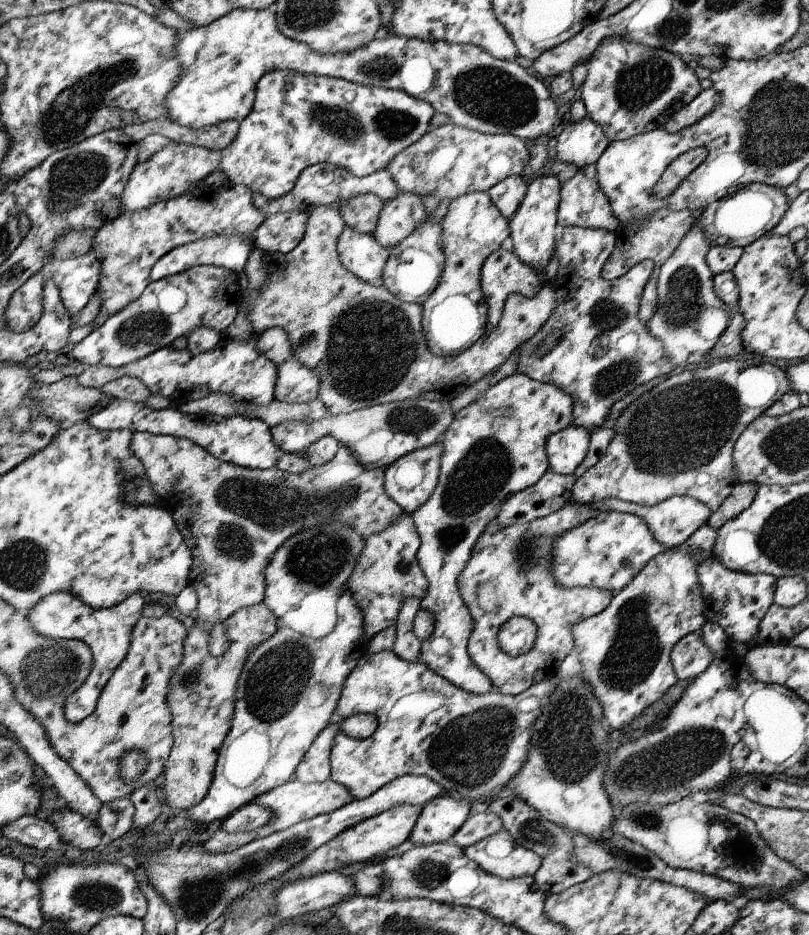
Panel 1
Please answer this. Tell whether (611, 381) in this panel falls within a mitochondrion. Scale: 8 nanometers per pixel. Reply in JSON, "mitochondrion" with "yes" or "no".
{"mitochondrion":"yes"}

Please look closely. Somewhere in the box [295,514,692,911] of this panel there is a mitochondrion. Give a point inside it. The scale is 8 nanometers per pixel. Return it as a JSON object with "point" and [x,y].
{"point":[471,749]}

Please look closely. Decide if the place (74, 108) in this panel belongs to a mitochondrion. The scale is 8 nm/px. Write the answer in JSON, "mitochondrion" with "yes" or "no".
{"mitochondrion":"yes"}

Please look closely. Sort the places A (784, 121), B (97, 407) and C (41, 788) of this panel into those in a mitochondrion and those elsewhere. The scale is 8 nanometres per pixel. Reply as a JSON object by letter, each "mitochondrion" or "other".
{"A":"mitochondrion","B":"other","C":"other"}

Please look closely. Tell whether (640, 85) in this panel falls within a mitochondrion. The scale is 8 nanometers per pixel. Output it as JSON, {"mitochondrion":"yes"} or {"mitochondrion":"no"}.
{"mitochondrion":"yes"}

